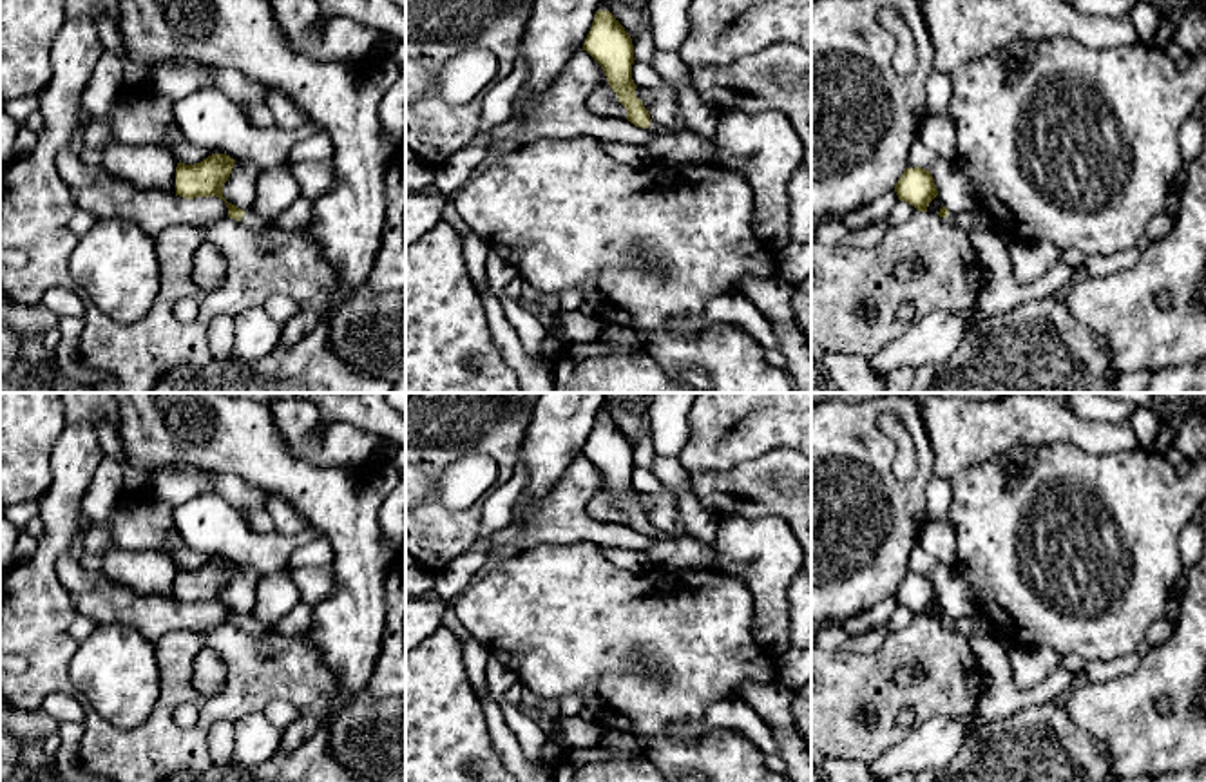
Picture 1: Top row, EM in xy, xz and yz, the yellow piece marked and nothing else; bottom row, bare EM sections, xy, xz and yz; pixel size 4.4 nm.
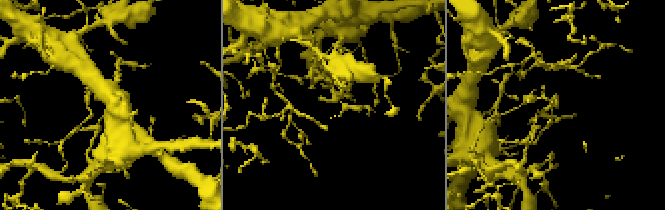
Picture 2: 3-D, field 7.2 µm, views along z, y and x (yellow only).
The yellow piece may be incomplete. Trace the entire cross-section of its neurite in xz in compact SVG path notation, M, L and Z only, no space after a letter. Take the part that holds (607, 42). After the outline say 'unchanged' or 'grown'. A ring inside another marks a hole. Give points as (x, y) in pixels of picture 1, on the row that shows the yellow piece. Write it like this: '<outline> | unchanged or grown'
M596 11L592 27L585 38L587 51L603 69L610 89L627 109L627 119L656 134L677 134L675 130L650 119L643 101L636 96L632 80L634 45L625 27L610 11Z | grown

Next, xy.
M212 154L201 163L176 167L176 196L185 199L215 196L226 203L228 217L241 221L254 232L264 232L273 223L244 212L223 197L223 186L228 181L235 159L226 154Z | grown

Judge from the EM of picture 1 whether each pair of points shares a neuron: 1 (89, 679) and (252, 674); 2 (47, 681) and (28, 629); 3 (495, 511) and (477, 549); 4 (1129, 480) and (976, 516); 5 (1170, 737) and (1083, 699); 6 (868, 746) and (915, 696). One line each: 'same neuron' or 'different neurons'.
1: different neurons
2: same neuron
3: same neuron
4: same neuron
5: same neuron
6: same neuron

